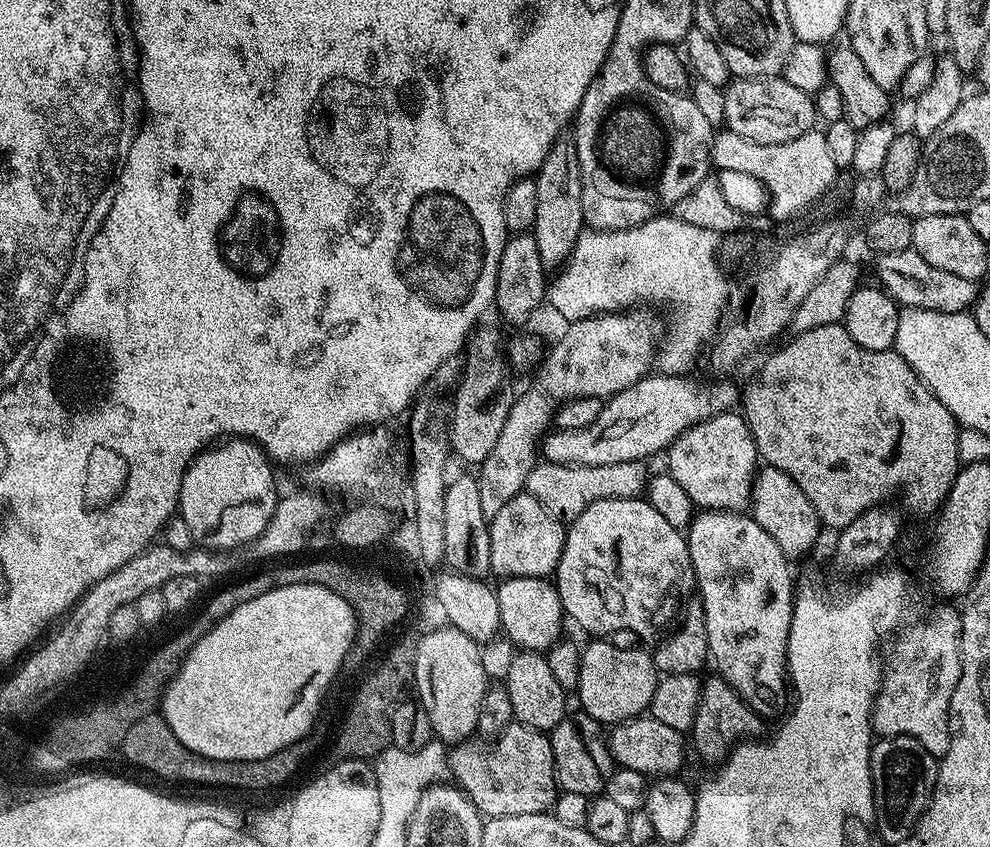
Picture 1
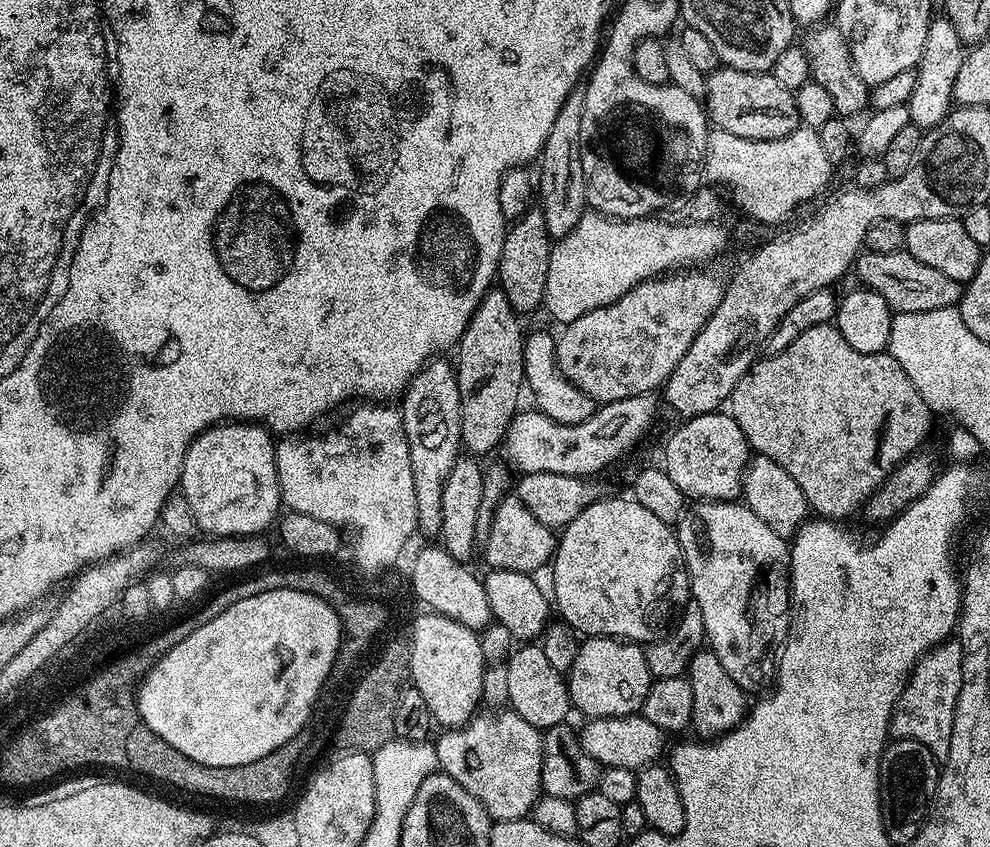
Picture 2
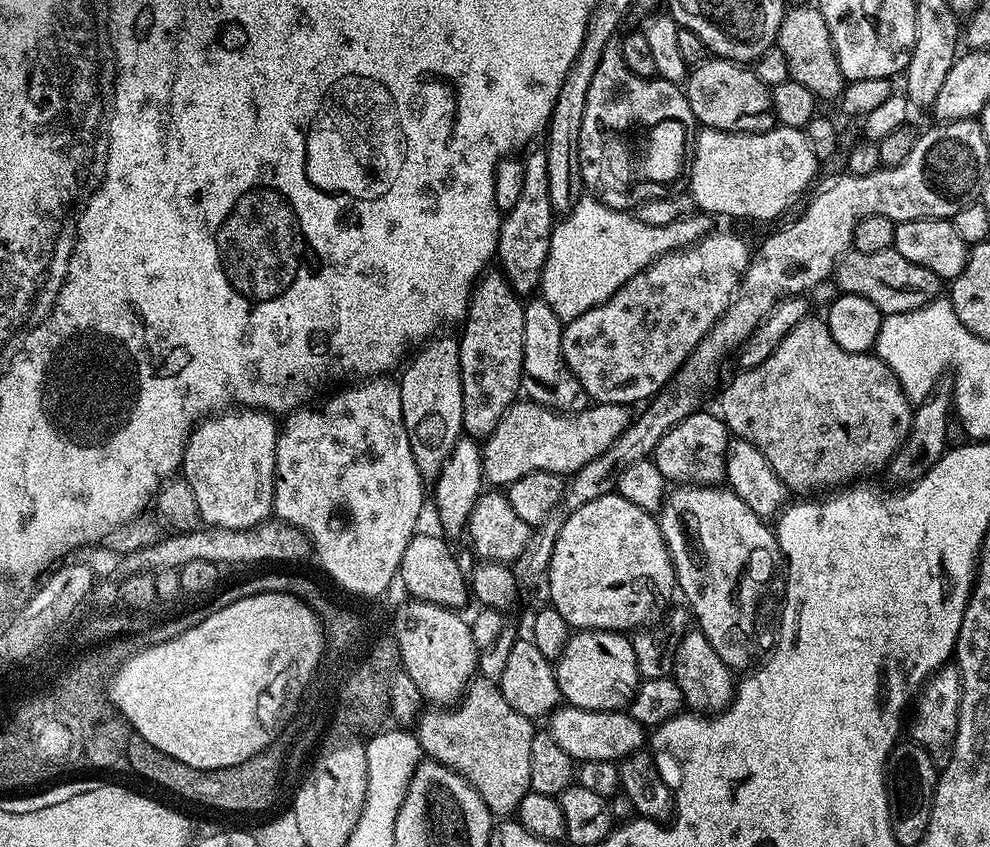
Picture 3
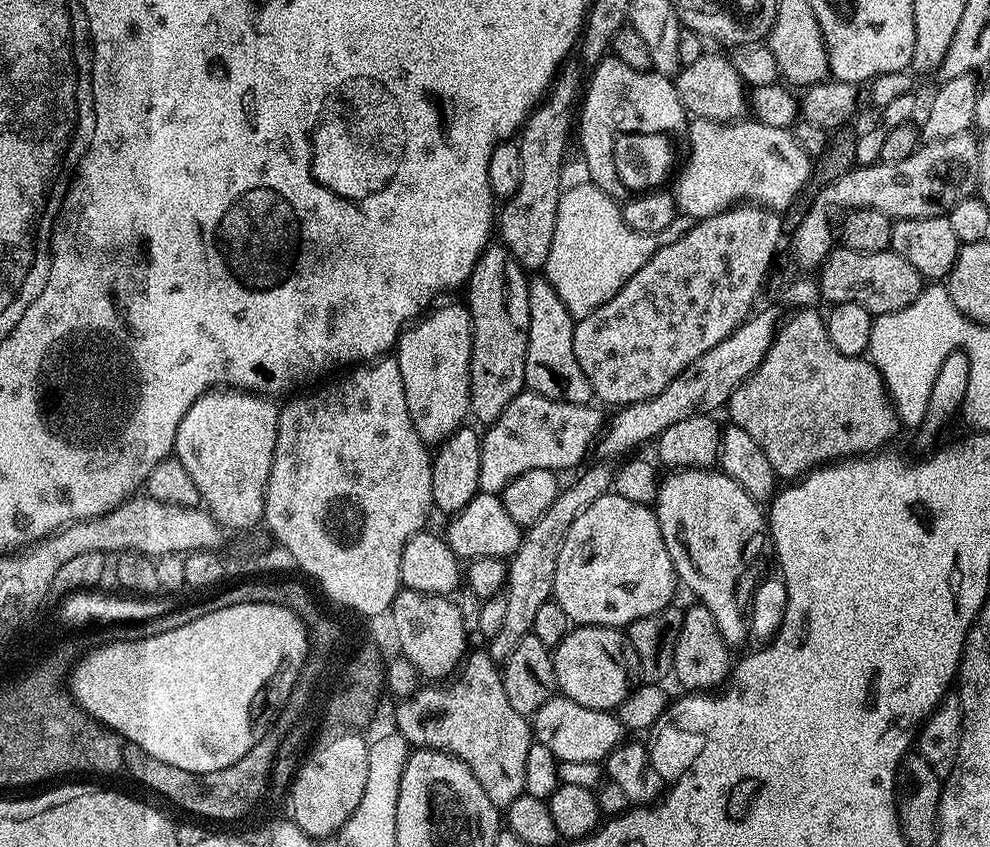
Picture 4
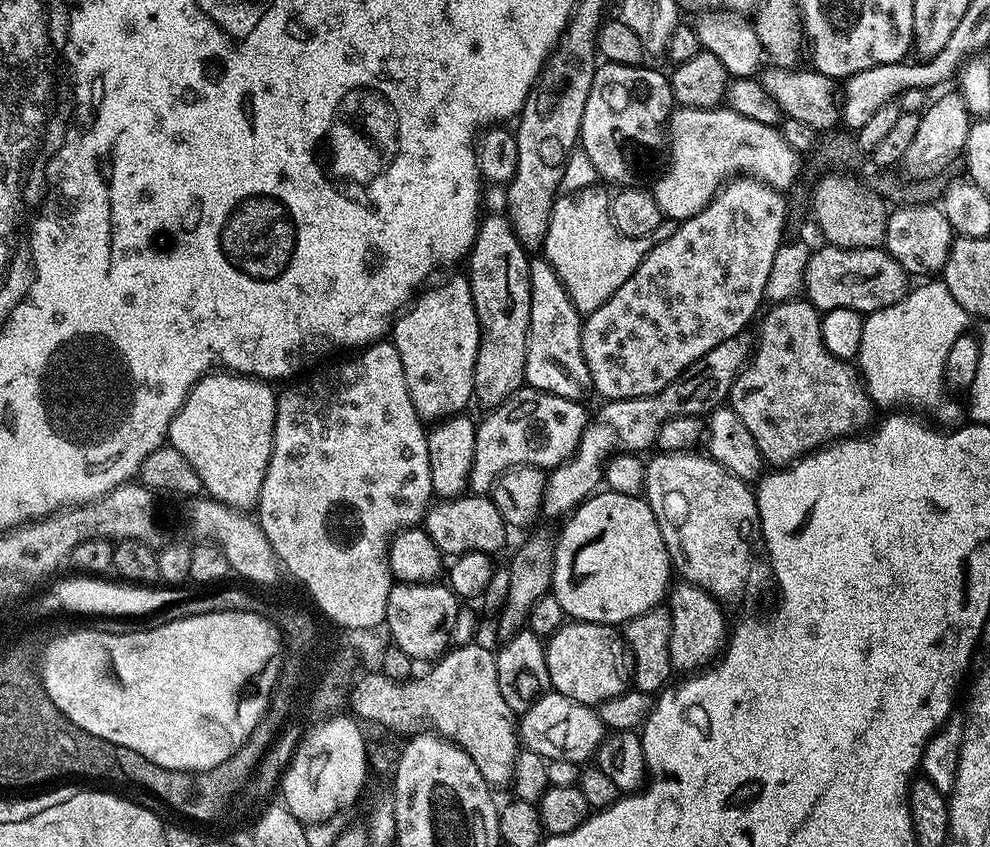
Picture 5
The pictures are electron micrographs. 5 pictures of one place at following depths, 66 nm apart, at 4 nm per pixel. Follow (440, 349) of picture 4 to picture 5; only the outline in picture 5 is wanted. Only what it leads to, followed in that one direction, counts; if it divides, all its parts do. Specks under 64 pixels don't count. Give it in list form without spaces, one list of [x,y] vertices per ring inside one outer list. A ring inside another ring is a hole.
[[[460,274],[429,292],[423,292],[411,301],[407,311],[393,323],[390,340],[396,345],[398,358],[402,358],[402,374],[406,378],[406,390],[410,390],[410,402],[414,402],[414,410],[425,422],[439,422],[447,420],[449,416],[461,415],[467,409],[464,407],[473,403],[474,362],[478,358],[480,323],[474,310],[467,275]]]

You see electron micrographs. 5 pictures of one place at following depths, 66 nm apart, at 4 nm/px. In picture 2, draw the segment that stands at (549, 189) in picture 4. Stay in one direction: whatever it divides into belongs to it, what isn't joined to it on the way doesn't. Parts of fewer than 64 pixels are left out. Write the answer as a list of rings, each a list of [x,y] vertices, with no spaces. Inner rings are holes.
[[[536,206],[529,208],[528,212],[522,214],[517,220],[511,221],[510,227],[505,231],[498,269],[498,286],[506,294],[506,298],[510,298],[510,306],[514,306],[516,313],[532,312],[535,308],[539,309],[543,305],[546,294],[546,274],[550,270],[552,245],[553,241],[546,230],[546,218]]]

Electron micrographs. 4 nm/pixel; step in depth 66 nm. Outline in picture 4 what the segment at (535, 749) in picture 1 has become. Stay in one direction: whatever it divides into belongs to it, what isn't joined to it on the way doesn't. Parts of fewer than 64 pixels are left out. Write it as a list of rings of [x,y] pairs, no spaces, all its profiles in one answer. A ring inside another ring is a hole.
[[[469,651],[450,682],[429,683],[420,687],[416,695],[401,699],[397,704],[400,705],[396,708],[395,731],[403,735],[409,745],[448,752],[466,762],[474,778],[478,778],[482,790],[486,790],[486,798],[490,798],[496,808],[506,810],[514,798],[525,795],[526,754],[530,754],[530,746],[534,743],[532,725],[529,717],[518,714],[518,710],[510,706],[506,699],[501,665],[487,651]]]

